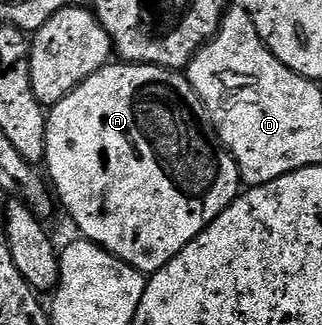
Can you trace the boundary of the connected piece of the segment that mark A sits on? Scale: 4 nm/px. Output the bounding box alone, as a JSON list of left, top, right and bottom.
[44,63,243,275]

